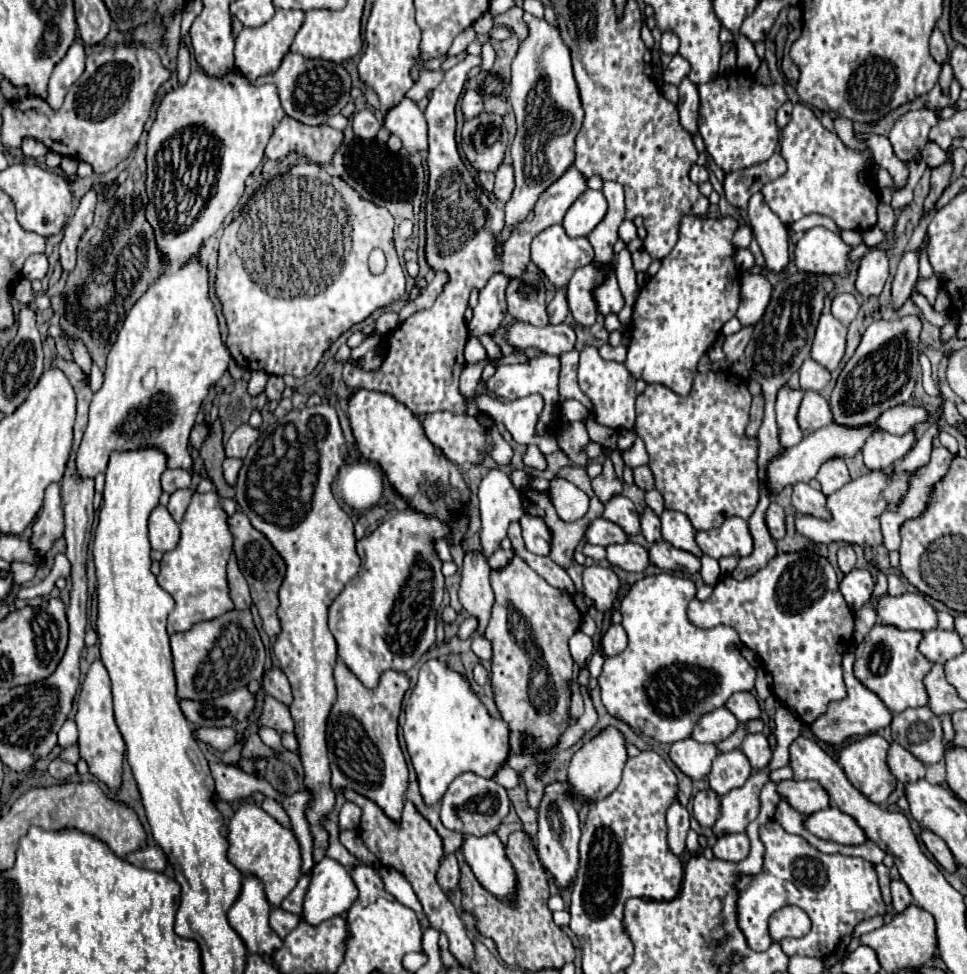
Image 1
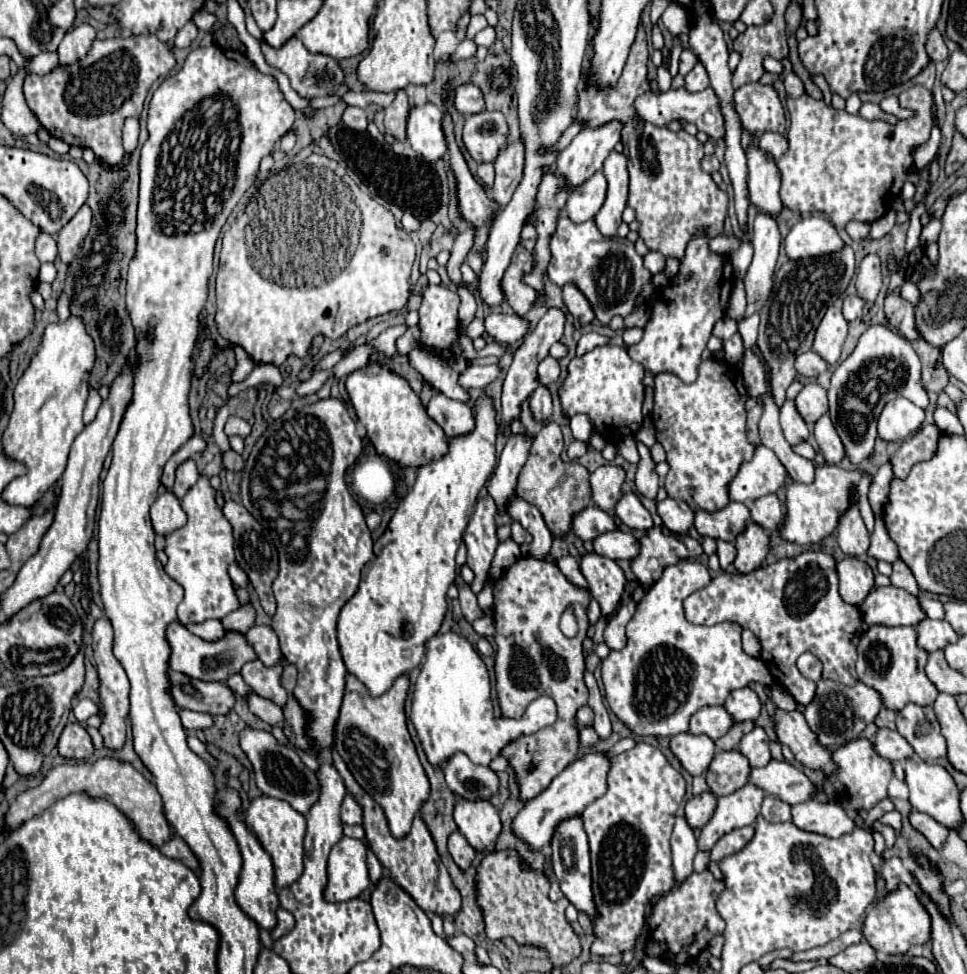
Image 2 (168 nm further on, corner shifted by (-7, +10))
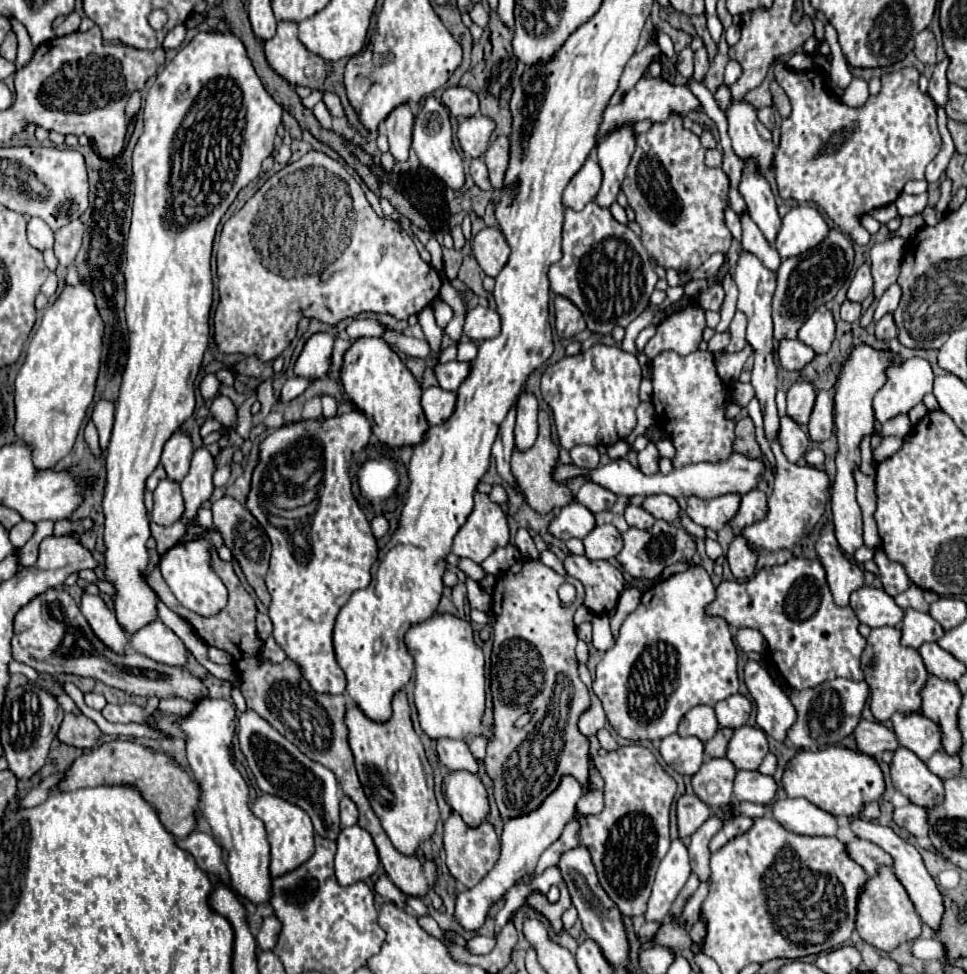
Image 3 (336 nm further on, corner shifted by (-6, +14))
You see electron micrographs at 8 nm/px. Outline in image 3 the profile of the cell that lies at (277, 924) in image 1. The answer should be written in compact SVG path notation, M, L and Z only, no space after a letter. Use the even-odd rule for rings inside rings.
M275 916L265 918L263 928L257 934L257 944L261 950L273 950L277 944L277 936L279 936L279 920Z

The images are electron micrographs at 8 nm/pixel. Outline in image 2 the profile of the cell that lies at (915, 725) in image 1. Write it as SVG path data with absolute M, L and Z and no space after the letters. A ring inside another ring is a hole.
M906 704L896 712L896 728L920 758L946 756L946 742L940 734L940 722L932 706Z

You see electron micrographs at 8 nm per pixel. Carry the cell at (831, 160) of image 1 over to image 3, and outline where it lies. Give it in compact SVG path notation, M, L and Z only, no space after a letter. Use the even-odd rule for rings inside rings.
M779 60L775 64L775 80L777 84L785 90L785 94L789 96L791 100L791 116L781 124L781 142L779 142L779 148L775 152L775 178L777 178L777 188L779 188L779 196L781 198L793 198L797 202L815 202L837 226L841 232L849 234L851 240L855 238L855 220L857 220L857 214L861 212L869 212L873 208L881 208L881 206L887 206L891 202L897 200L897 196L901 194L905 182L909 180L923 180L925 178L925 166L937 156L937 152L941 150L941 136L937 132L937 108L935 104L931 102L931 98L927 98L927 94L923 94L917 86L917 78L919 78L919 72L913 68L913 66L907 66L907 68L901 68L897 72L891 72L891 74L885 74L881 76L881 92L877 96L869 96L869 100L859 106L859 108L851 108L847 104L843 104L839 98L835 98L833 94L829 94L827 90L827 80L825 76L821 76L819 72L815 70L803 70L803 72L797 72L793 68L787 66L787 62Z

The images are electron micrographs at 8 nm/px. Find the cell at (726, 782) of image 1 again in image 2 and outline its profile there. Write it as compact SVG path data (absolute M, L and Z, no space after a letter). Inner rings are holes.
M718 750L706 774L708 788L716 796L732 794L748 784L750 770L750 762L740 750Z

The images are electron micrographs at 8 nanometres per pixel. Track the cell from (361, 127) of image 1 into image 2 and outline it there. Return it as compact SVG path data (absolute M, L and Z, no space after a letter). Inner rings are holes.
M346 106L344 114L342 114L342 122L344 122L344 126L348 126L352 130L366 130L368 128L366 112L356 106Z

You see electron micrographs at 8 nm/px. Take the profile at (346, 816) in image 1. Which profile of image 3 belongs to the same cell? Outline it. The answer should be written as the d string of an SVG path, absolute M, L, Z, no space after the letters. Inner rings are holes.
M343 796L341 798L341 826L353 826L353 824L357 824L357 818L359 818L359 812L357 812L355 802L351 802L351 798Z

